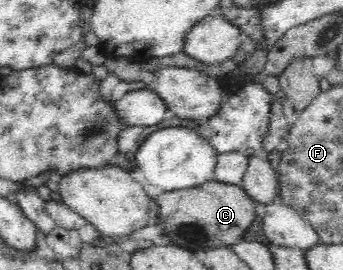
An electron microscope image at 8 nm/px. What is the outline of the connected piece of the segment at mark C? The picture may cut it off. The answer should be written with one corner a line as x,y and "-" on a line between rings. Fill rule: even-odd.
216,180
179,191
166,191
155,200
169,244
186,247
194,253
222,245
231,246
241,240
240,236
257,218
257,206
260,204
241,186

